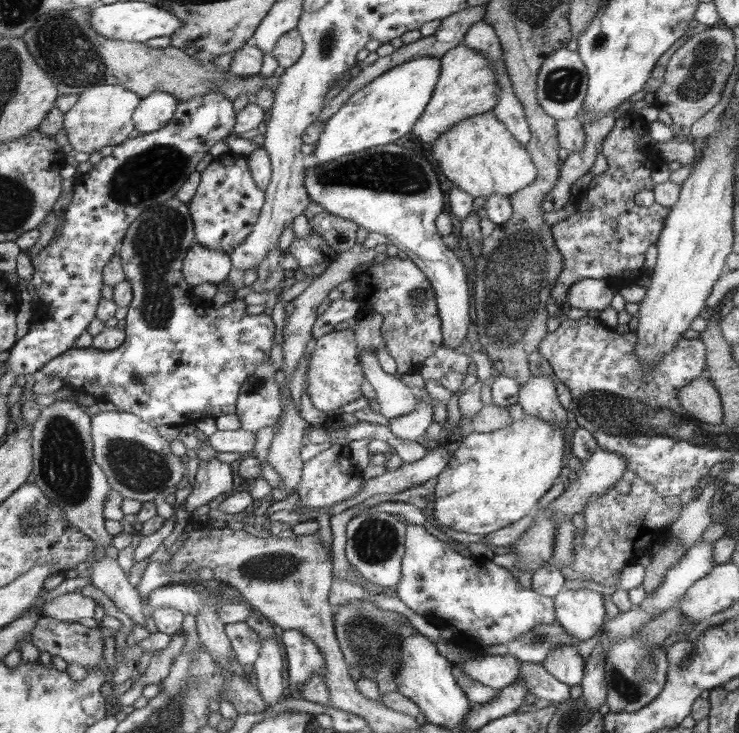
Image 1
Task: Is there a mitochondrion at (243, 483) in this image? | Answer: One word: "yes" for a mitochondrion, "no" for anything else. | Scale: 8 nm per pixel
no

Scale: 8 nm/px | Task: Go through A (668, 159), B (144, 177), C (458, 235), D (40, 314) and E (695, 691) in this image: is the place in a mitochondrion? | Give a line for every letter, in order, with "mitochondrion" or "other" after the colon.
A: other
B: mitochondrion
C: other
D: other
E: other

